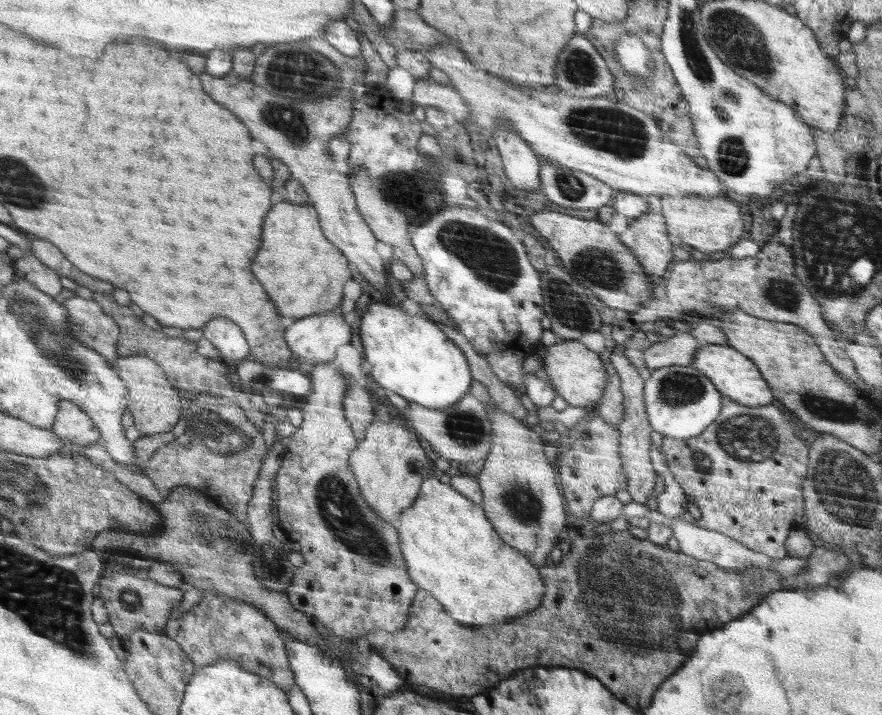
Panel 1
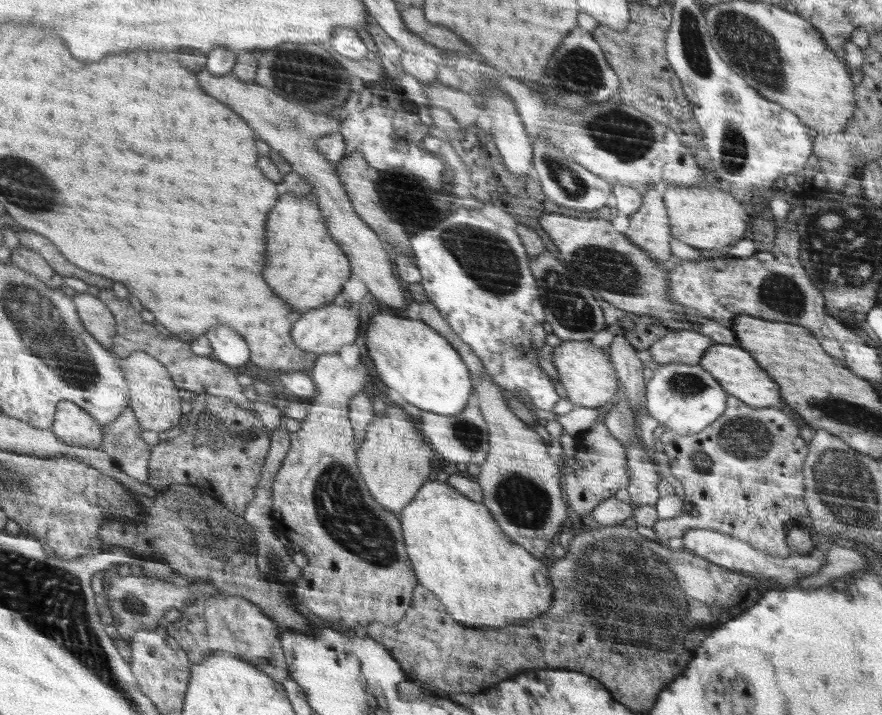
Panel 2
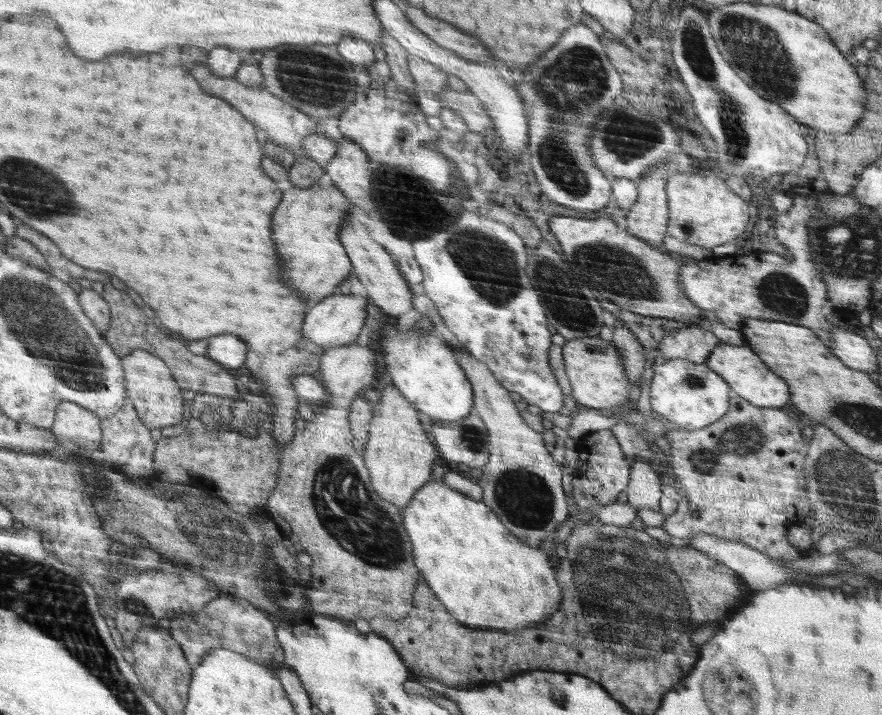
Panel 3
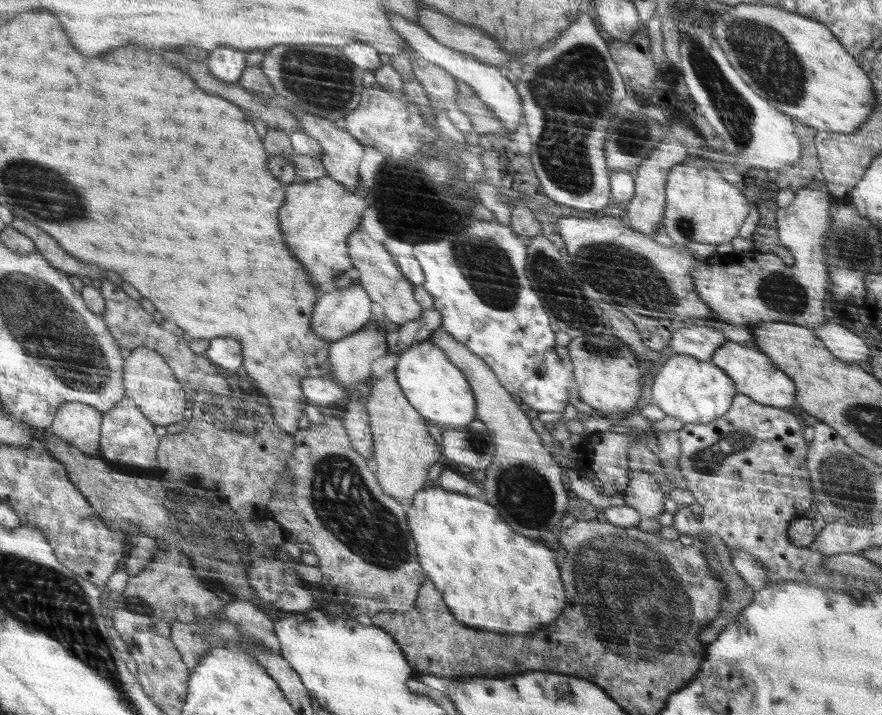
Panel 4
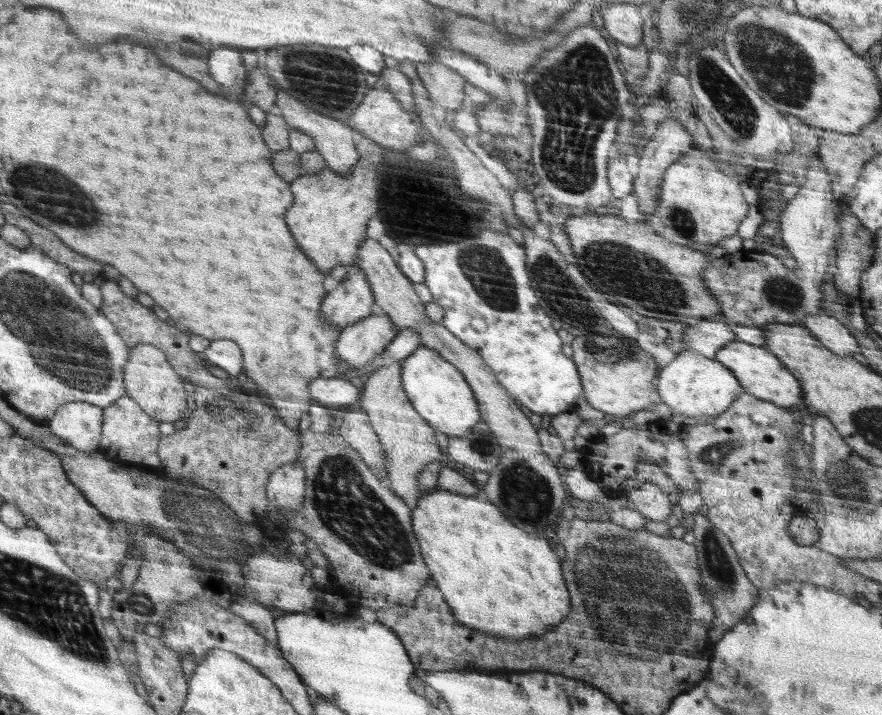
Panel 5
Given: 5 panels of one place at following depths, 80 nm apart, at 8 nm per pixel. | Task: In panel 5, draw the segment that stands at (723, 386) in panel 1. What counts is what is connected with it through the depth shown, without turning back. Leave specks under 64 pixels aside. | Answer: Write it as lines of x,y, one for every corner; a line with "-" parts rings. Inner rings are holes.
734,340
723,346
715,356
731,369
742,383
743,392
751,393
760,400
772,401
772,404
788,408
800,403
803,396
801,381
782,363
775,353
765,347
755,346

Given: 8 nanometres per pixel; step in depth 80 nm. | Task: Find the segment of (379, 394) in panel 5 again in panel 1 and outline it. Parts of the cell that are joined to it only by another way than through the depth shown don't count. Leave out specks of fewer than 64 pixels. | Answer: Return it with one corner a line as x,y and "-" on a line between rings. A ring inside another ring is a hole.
400,412
393,414
390,421
371,423
364,441
359,442
360,448
351,452
359,488
364,488
371,509
392,525
397,525
402,512
413,505
422,490
424,478
428,478
430,472
426,450
420,446
416,436
408,432
404,423
406,421

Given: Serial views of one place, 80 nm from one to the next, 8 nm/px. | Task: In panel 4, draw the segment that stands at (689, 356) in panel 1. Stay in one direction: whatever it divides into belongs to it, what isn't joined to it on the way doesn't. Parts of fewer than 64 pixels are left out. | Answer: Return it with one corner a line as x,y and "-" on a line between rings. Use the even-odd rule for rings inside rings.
683,325
676,329
668,341
668,348
675,355
689,354
698,360
710,361
717,348
720,348
727,338
712,327
701,325

